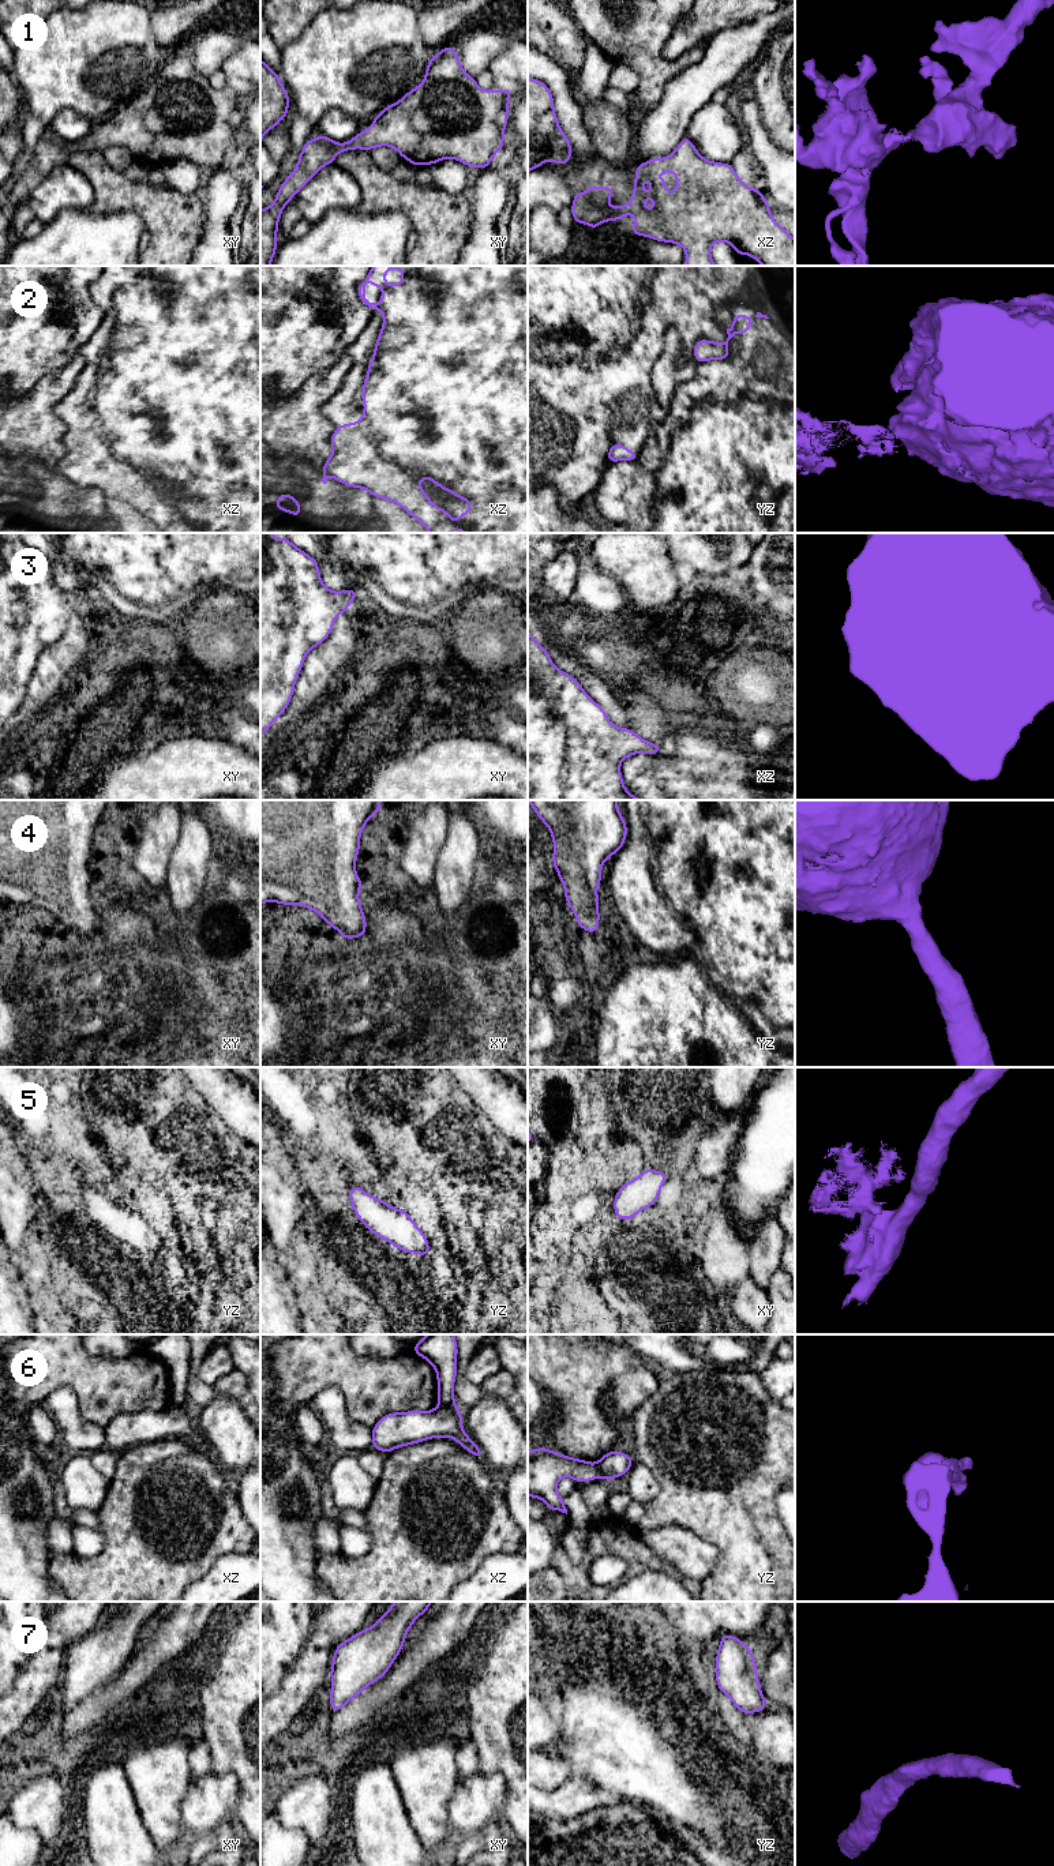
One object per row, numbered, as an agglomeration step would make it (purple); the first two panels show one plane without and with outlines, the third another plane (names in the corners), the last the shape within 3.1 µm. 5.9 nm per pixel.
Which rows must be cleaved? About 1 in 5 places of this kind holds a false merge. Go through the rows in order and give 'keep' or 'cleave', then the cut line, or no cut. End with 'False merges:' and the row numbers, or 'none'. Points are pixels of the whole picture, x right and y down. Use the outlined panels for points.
1: keep; cut none
2: cleave; cut yz (732, 325), (735, 331)
3: keep; cut none
4: keep; cut none
5: keep; cut none
6: cleave; cut xz (439, 1404), (454, 1405)
7: keep; cut none
False merges: 2, 6

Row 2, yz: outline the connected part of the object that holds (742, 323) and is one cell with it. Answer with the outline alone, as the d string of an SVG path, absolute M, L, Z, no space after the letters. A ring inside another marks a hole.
M732 315L732 320L735 333L740 335L746 334L746 331L754 326L750 315Z

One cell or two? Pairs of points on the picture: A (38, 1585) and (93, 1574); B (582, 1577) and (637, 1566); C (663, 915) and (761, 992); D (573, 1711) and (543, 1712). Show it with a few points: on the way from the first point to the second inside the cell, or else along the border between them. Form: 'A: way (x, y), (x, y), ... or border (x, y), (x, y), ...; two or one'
A: border (48, 1564), (48, 1576), (57, 1587); two
B: way (588, 1559), (599, 1549), (622, 1549); one
C: way (687, 922), (736, 968); one
D: border (546, 1692), (559, 1716), (561, 1735), (554, 1744); two

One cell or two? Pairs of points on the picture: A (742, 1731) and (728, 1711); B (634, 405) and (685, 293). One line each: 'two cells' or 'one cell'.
A: one cell
B: one cell

